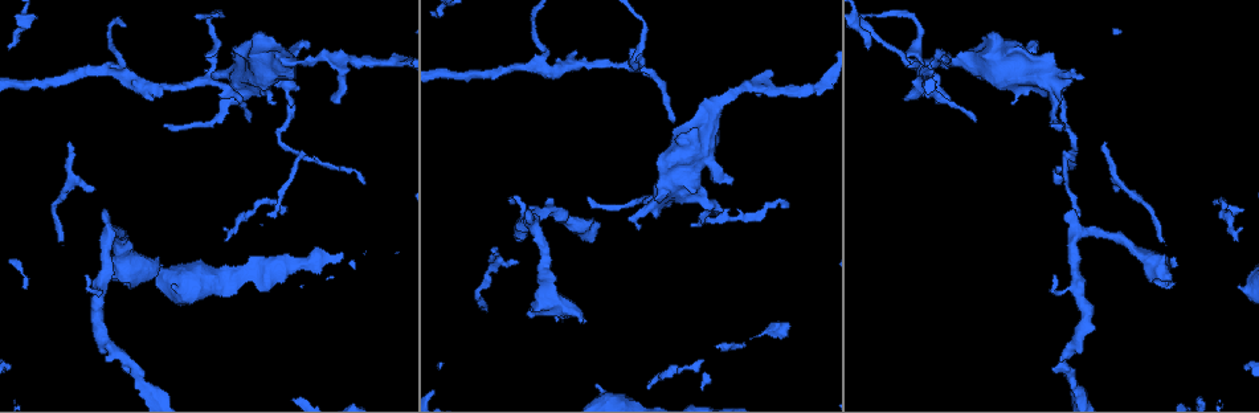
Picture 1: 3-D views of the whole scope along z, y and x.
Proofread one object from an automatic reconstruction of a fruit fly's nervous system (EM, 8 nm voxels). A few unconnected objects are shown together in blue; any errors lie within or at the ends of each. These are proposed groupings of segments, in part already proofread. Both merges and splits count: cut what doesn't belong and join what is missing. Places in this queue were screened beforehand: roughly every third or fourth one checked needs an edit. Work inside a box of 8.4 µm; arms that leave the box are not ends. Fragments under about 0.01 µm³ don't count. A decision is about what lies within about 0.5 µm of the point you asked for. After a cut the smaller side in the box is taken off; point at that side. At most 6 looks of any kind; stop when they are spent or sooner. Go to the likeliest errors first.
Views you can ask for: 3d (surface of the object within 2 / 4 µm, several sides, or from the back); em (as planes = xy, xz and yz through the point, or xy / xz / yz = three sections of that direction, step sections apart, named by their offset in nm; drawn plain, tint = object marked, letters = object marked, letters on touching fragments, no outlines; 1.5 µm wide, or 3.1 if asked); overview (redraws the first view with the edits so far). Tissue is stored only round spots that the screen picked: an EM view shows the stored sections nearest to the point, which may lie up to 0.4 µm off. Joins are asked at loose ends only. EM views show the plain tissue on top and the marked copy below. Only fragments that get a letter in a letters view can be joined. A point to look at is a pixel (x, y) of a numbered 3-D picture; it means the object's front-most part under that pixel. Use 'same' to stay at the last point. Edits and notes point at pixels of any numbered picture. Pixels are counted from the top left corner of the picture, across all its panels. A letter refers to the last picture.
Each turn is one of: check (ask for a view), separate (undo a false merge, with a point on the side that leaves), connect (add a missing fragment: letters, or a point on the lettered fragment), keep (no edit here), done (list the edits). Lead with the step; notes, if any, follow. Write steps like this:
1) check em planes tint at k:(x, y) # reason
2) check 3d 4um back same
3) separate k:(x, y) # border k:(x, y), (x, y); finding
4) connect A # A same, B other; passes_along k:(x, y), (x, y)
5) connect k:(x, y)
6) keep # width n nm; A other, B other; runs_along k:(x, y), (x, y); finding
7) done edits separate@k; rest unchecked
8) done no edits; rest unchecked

check 3d 4um at 1:(1105, 145) # tapers out

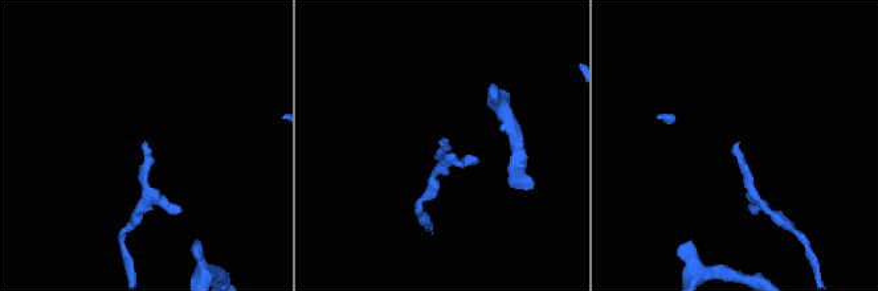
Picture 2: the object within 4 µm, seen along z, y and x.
check em planes letters at 2:(442, 142)

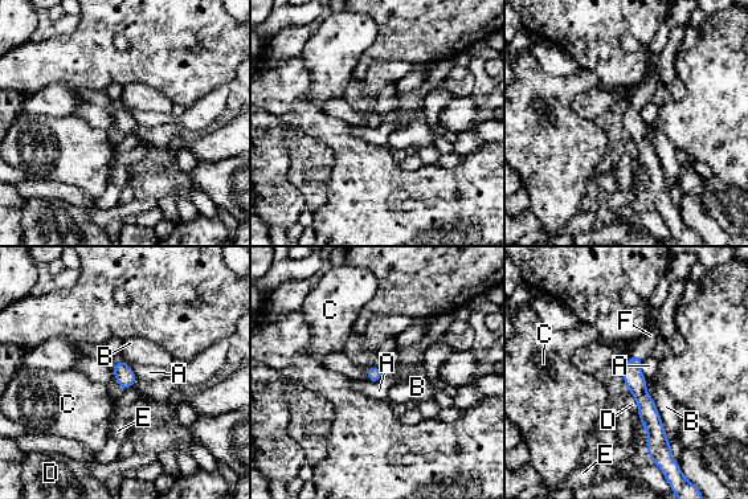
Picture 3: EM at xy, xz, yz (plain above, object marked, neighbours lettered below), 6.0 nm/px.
connect F # A other, B other, C other, D other, E other, F same; the neuron continues

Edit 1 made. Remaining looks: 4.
check overview # see it whole again

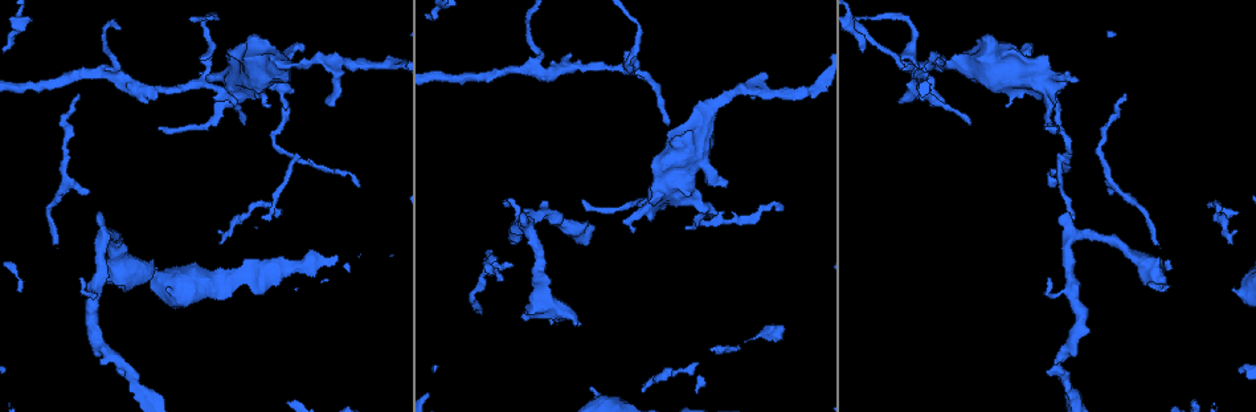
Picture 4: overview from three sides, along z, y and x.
check 3d 4um at 4:(331, 104)

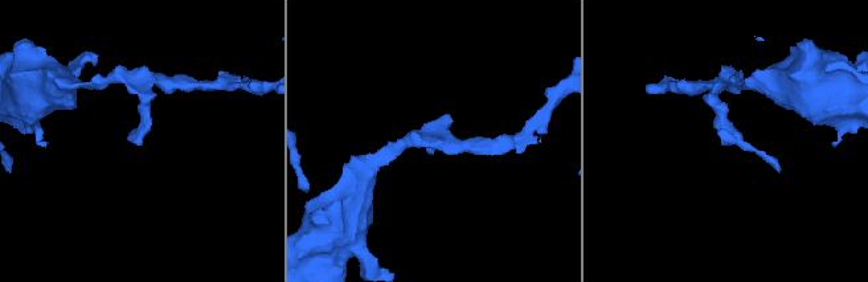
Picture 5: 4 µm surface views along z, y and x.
check em xy step 4 letters at 5:(721, 143) # now the EM

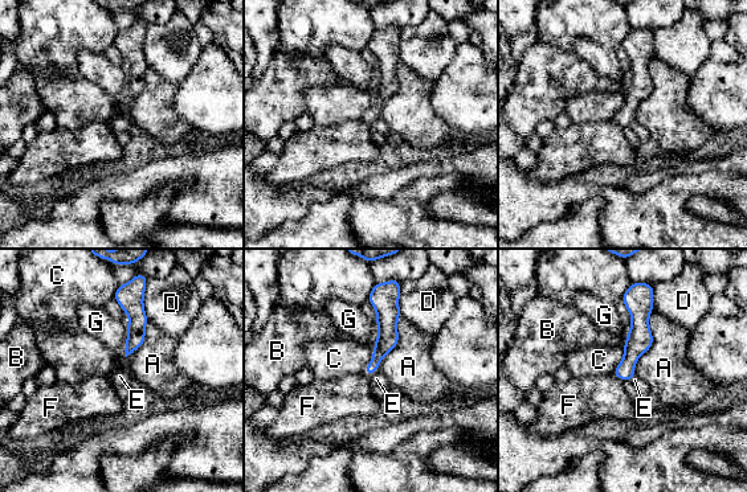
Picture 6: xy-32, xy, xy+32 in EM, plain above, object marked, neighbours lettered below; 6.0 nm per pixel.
check em planes letters same # cut it another way

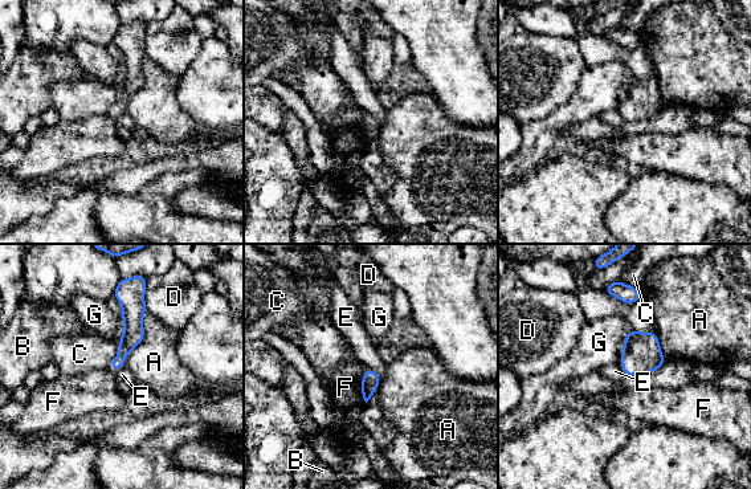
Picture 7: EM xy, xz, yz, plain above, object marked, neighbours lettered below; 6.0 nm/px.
keep # longest_contact A 380 nm; A other, B other, C other, D other, E other, F other, G other; border 7:(620, 363), (625, 375); none of them fits

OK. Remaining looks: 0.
done edits connect@3; rest unchecked

